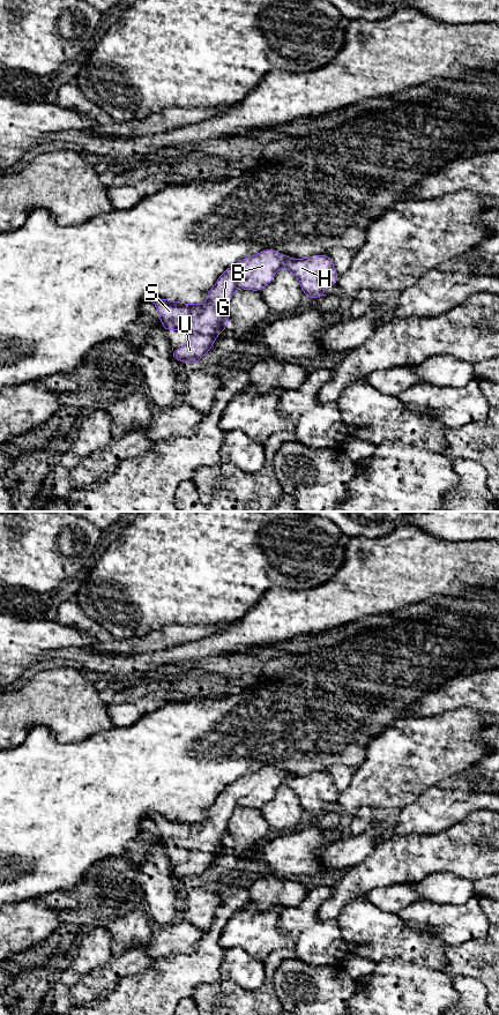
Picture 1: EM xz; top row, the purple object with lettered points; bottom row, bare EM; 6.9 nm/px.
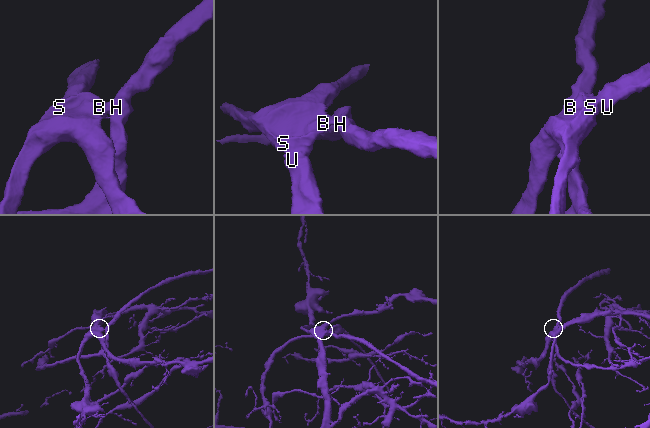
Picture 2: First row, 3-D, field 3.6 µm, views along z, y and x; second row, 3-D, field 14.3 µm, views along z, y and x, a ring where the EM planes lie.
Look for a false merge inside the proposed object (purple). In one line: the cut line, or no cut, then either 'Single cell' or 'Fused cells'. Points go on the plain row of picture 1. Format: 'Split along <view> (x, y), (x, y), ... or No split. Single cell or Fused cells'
Split along xz (291, 775), (288, 775), (281, 783). Fused cells

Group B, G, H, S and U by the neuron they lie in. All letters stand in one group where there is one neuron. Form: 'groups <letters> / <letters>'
groups B G S U / H

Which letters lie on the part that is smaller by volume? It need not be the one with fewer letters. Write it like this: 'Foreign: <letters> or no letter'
Foreign: H

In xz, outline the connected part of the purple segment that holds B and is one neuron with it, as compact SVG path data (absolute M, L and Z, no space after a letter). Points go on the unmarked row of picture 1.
M271 766L244 775L224 788L208 809L207 819L201 822L150 815L165 849L181 848L189 853L181 866L171 868L172 875L189 883L196 882L229 843L229 820L234 808L245 806L260 809L273 799L275 790L288 776L292 775Z

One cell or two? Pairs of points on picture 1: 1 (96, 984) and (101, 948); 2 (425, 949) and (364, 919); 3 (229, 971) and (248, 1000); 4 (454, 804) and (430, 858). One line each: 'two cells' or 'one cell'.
1: two cells
2: one cell
3: two cells
4: two cells

